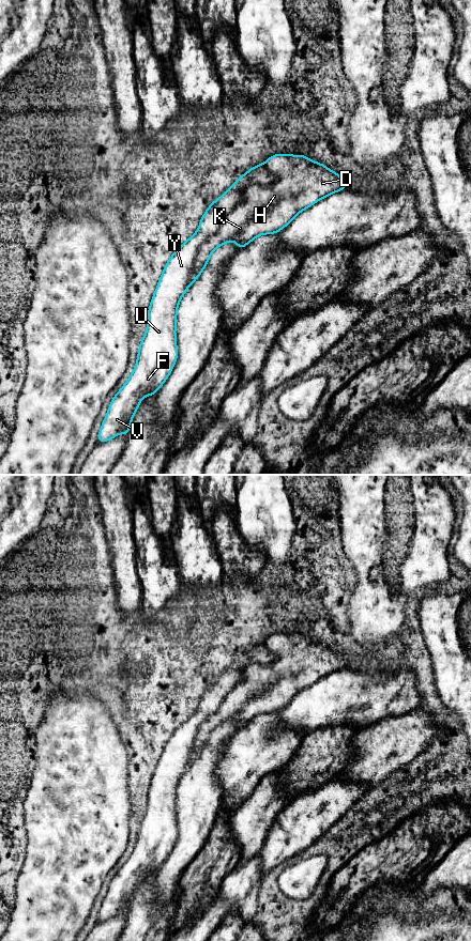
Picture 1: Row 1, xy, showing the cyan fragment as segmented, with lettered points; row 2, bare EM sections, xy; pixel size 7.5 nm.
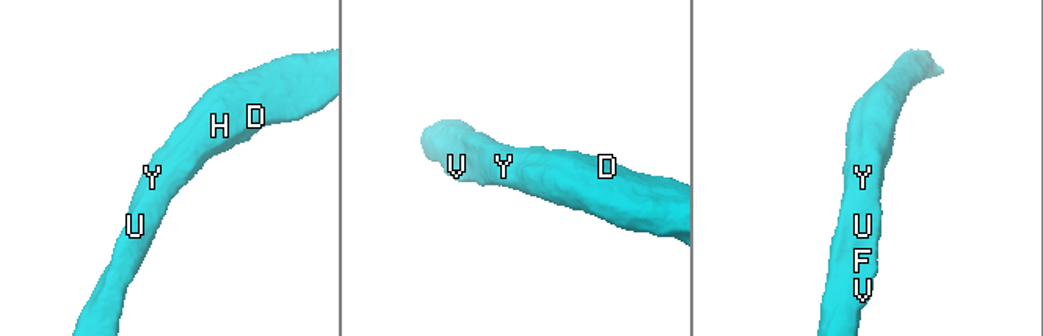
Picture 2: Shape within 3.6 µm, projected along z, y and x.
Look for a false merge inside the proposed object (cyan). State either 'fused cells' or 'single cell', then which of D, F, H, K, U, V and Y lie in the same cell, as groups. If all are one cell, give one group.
fused cells; groups D H K / F U V Y

